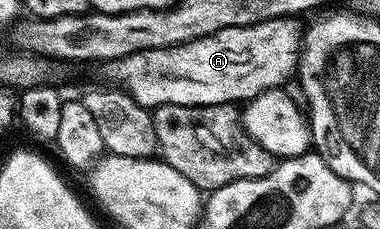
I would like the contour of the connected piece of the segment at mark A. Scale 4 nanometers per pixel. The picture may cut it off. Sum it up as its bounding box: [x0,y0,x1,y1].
[101,17,305,109]

